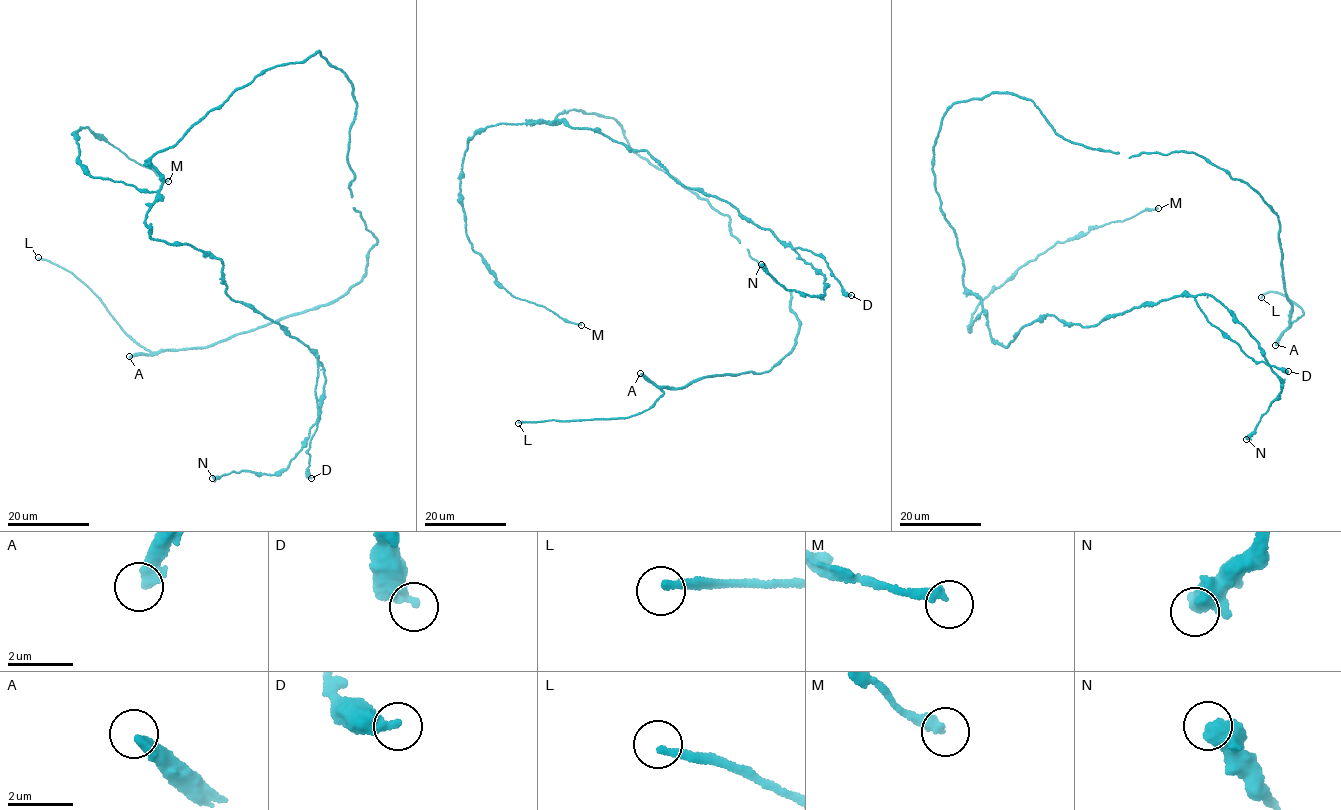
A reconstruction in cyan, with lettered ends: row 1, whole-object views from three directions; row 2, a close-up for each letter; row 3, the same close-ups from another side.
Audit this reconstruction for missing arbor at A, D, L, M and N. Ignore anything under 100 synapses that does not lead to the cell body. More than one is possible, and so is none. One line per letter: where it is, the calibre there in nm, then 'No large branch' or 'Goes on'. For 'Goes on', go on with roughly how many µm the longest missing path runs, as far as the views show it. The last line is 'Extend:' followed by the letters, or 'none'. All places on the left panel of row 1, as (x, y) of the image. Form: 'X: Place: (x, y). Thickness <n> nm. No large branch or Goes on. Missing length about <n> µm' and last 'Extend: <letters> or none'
A: Place: (129, 356). Thickness 400 nm. Goes on. Missing length about 80 µm
D: Place: (311, 478). Thickness 420 nm. No large branch
L: Place: (38, 257). Thickness 240 nm. Goes on. Missing length about 15 µm
M: Place: (168, 181). Thickness 300 nm. No large branch
N: Place: (212, 478). Thickness 440 nm. No large branch
Extend: A, L

